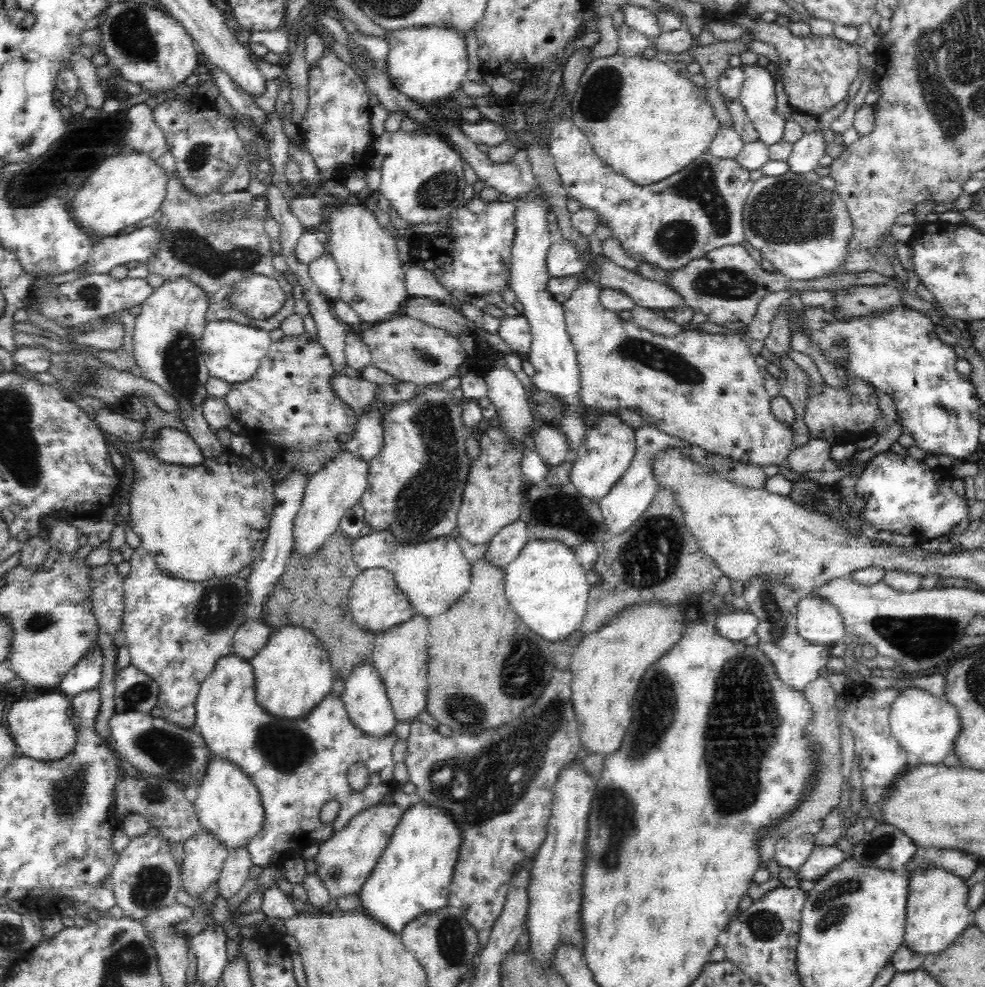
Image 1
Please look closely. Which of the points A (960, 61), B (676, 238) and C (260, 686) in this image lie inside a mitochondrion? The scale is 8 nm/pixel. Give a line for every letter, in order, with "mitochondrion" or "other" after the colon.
A: mitochondrion
B: mitochondrion
C: other

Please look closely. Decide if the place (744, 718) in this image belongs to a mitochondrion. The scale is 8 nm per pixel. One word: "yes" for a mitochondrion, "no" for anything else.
yes

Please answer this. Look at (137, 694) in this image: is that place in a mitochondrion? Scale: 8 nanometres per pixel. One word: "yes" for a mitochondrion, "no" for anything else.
yes

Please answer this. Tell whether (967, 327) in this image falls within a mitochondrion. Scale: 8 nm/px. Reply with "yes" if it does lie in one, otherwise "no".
no

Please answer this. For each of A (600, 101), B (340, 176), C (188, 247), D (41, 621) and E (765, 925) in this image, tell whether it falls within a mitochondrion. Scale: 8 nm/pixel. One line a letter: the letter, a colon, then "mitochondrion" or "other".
A: mitochondrion
B: other
C: mitochondrion
D: mitochondrion
E: mitochondrion

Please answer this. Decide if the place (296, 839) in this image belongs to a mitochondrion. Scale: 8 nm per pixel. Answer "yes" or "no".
no

